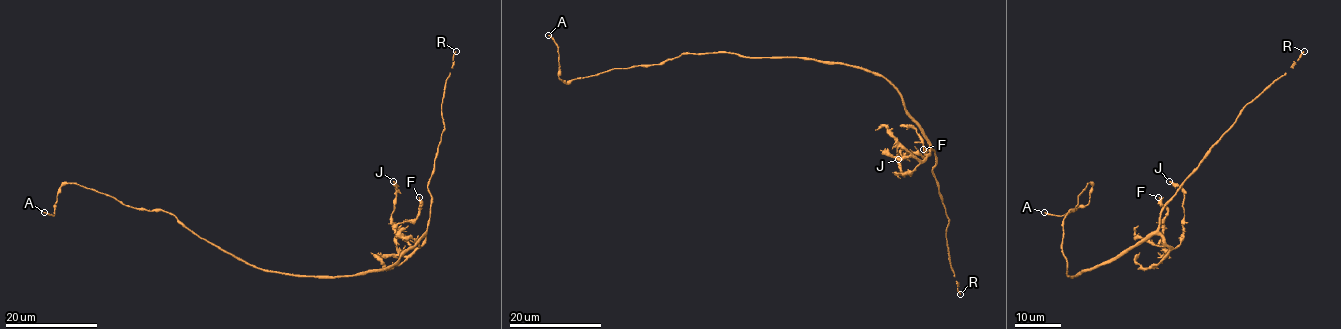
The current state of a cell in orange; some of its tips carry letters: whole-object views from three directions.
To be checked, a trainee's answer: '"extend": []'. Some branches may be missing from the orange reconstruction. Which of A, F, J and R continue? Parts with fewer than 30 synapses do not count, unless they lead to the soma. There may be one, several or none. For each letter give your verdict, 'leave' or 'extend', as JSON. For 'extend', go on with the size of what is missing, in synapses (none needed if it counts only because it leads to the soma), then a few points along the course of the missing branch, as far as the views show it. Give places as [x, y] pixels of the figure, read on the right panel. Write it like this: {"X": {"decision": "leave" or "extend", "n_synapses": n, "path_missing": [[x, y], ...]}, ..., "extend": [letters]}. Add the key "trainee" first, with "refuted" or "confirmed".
{"trainee": "refuted", "A": {"decision": "leave"}, "F": {"decision": "leave"}, "J": {"decision": "leave"}, "R": {"decision": "extend", "n_synapses": 120}, "extend": ["R"]}

